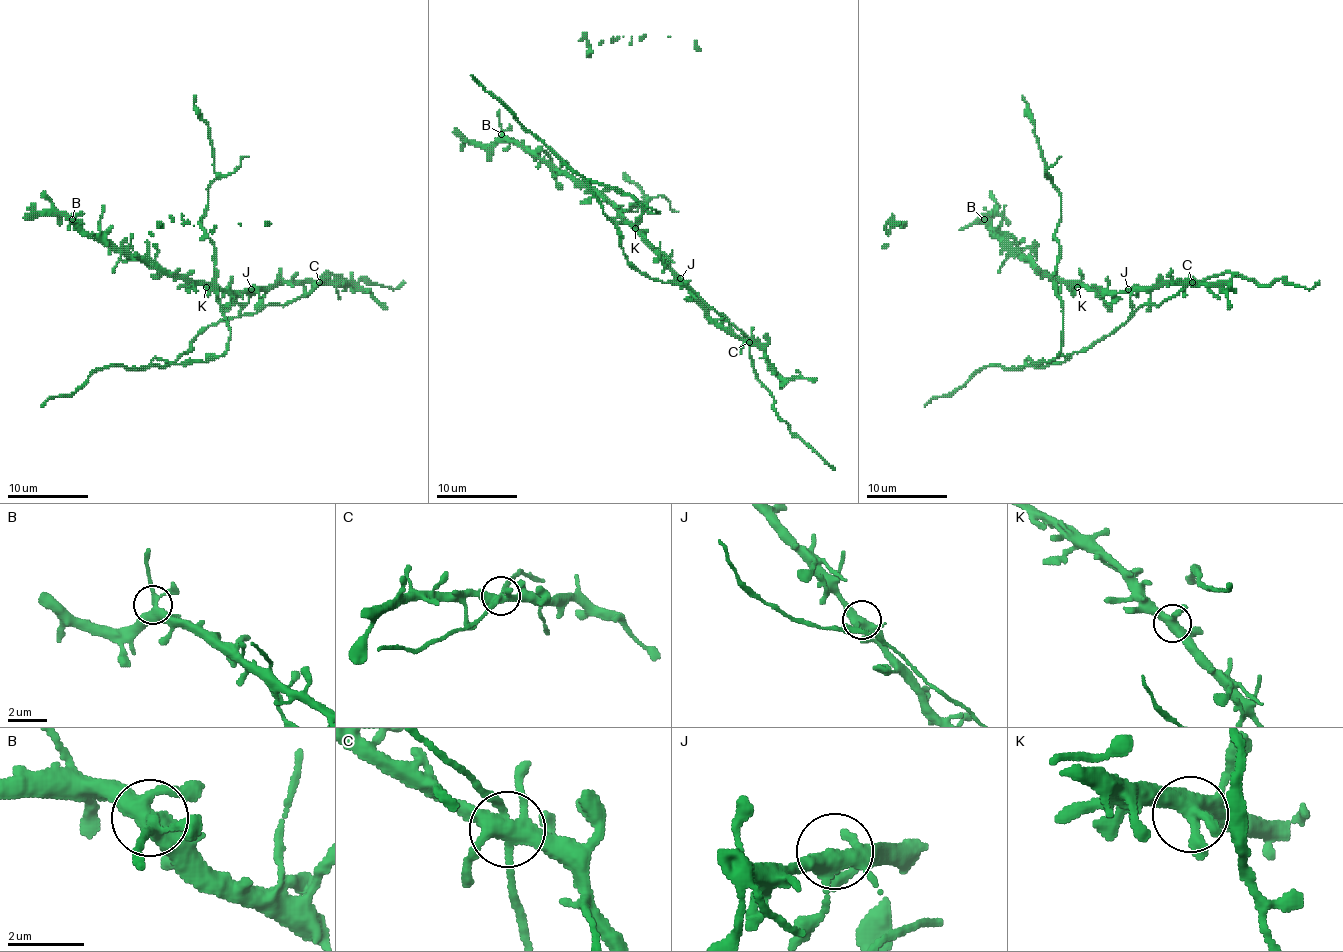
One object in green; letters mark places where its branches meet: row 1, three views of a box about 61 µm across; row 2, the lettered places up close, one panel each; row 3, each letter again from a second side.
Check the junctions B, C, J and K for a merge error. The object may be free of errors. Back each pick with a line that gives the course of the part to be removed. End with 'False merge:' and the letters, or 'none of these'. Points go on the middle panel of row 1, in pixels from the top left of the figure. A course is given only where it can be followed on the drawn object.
False merge: none of these

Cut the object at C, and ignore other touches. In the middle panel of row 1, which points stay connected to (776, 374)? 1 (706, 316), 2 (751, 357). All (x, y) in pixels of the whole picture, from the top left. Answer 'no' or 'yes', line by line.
1: yes
2: no

